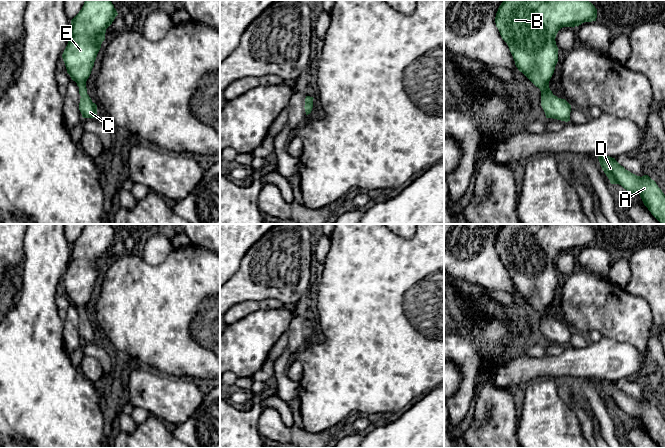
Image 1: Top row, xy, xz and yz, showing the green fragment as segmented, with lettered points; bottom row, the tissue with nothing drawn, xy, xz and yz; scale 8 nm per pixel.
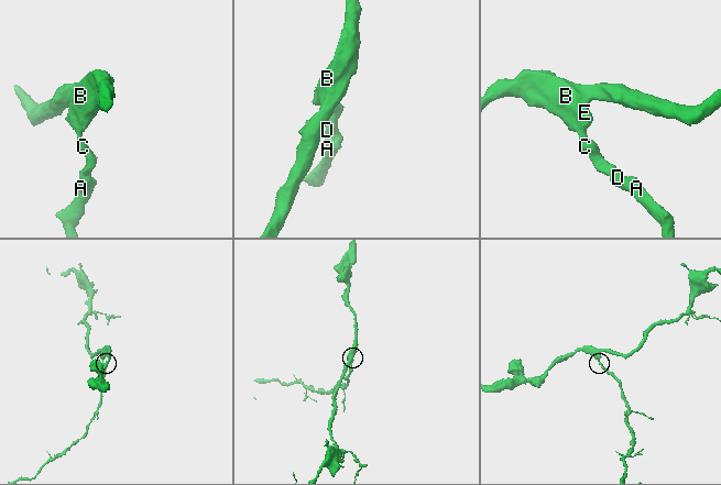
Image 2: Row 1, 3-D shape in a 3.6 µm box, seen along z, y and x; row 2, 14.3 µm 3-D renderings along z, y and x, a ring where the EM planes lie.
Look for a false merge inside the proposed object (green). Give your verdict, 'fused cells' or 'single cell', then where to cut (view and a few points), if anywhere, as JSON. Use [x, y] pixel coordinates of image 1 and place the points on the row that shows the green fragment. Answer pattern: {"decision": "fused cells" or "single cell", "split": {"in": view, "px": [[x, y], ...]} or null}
{"decision": "single cell", "split": null}

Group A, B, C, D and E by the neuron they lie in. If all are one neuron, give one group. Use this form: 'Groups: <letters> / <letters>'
Groups: A B C D E

